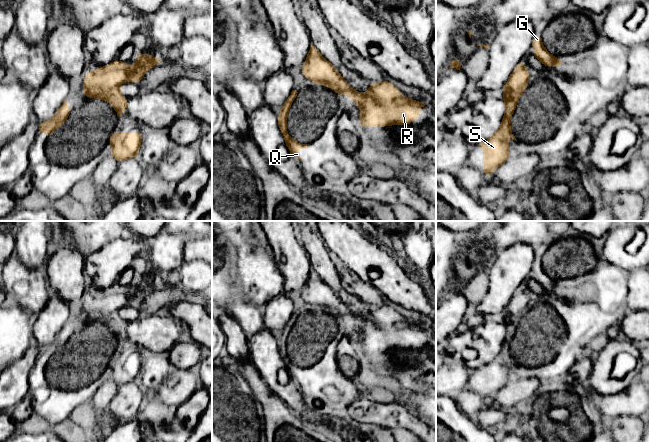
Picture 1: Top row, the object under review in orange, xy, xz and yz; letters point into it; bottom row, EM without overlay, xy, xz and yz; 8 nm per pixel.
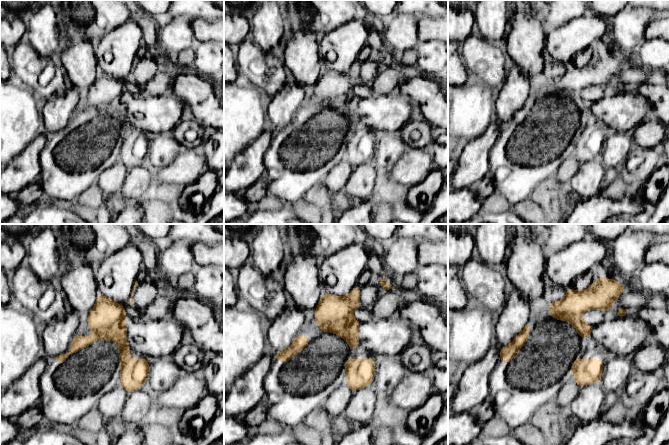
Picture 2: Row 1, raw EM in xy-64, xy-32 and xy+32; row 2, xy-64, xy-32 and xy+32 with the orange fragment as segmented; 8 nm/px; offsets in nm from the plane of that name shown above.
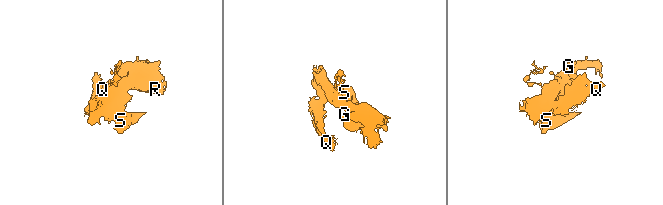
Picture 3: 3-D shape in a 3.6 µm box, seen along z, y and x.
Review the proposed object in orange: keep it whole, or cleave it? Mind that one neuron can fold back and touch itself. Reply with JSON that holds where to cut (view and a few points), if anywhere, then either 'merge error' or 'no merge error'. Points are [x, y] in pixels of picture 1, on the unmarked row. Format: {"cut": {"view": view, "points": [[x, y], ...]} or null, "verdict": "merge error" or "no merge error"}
{"cut": null, "verdict": "no merge error"}

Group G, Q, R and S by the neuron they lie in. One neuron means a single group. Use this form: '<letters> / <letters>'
G Q R S

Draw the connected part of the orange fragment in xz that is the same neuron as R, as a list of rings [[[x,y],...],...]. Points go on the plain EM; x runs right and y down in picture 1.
[[[312,268],[301,296],[313,307],[327,310],[339,320],[349,319],[359,330],[359,346],[364,353],[368,350],[410,349],[412,344],[419,343],[419,333],[426,329],[402,321],[389,303],[382,307],[370,307],[365,318],[355,315]]]

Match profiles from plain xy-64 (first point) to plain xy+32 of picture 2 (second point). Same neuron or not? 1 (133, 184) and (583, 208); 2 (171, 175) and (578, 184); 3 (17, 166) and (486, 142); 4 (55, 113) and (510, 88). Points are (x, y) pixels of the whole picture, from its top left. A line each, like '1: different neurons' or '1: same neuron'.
1: different neurons
2: different neurons
3: same neuron
4: same neuron

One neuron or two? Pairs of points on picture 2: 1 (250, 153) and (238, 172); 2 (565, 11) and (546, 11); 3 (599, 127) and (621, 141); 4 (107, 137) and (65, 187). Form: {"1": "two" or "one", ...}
{"1": "one", "2": "one", "3": "two", "4": "one"}

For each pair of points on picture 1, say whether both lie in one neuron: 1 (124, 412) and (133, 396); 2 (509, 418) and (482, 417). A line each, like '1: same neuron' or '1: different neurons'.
1: same neuron
2: same neuron

